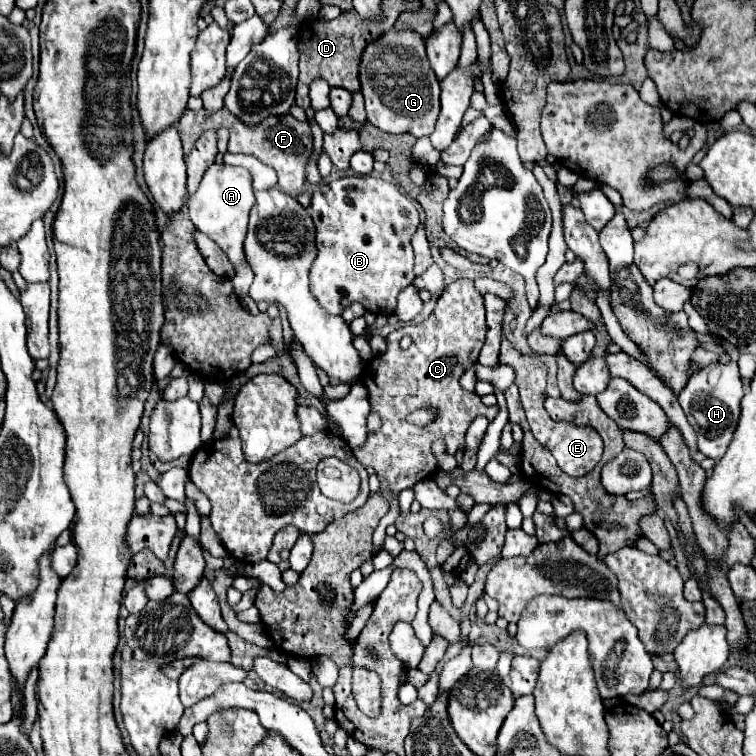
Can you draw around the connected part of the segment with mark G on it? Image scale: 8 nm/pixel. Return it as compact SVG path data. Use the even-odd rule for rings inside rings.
M392 27L376 41L370 41L360 57L358 79L366 101L368 123L376 129L400 129L416 137L434 131L440 113L440 85L428 63L424 39L416 31Z

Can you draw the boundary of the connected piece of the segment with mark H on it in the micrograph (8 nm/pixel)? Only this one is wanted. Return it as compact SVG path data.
M736 361L710 363L690 377L690 381L688 381L686 389L680 393L678 401L684 409L690 425L694 427L694 431L698 435L698 449L702 455L712 457L712 459L724 457L724 453L732 441L732 435L736 431L738 419L740 419L742 397L744 397L744 387L740 381Z

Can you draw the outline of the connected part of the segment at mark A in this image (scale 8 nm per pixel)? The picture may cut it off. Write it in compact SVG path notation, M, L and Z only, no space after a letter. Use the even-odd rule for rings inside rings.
M214 163L202 177L202 183L194 195L190 195L190 221L196 225L198 231L206 233L212 241L224 249L228 259L236 265L236 276L232 279L234 291L244 297L248 294L254 279L254 273L247 264L244 256L244 235L248 229L248 213L254 205L254 189L252 177L242 167L218 165Z

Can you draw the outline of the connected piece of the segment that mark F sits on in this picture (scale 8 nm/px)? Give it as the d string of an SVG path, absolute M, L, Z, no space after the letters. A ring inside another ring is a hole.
M290 113L284 117L268 117L256 127L248 127L236 121L230 127L230 153L246 153L260 159L264 165L278 173L278 187L288 195L298 195L304 191L306 183L306 163L312 153L312 131L308 123L296 121Z

